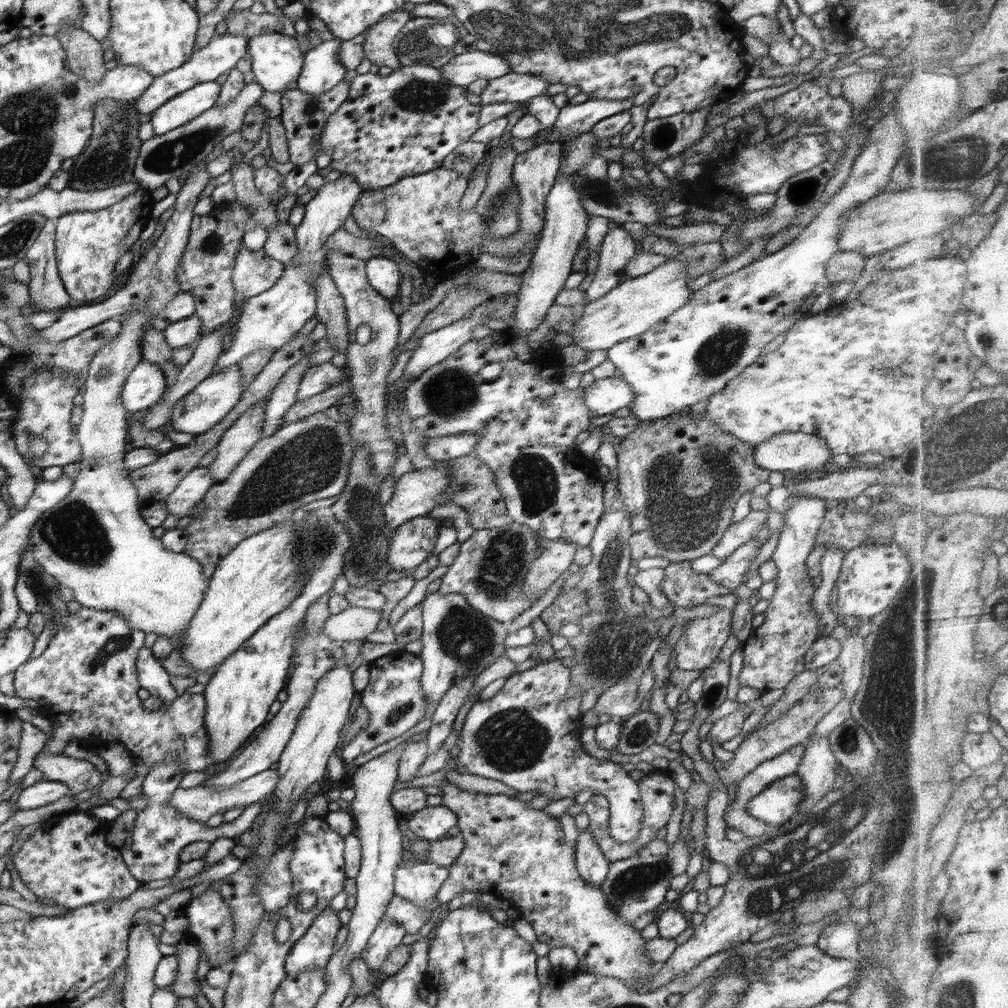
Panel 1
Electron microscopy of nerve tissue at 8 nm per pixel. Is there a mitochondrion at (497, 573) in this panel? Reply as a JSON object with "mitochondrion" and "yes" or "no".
{"mitochondrion":"yes"}

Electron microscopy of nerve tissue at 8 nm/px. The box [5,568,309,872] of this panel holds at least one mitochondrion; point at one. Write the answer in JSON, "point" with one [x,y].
{"point":[116,644]}

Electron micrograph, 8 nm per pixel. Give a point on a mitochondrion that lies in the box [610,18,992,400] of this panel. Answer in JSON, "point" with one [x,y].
{"point":[956,158]}

